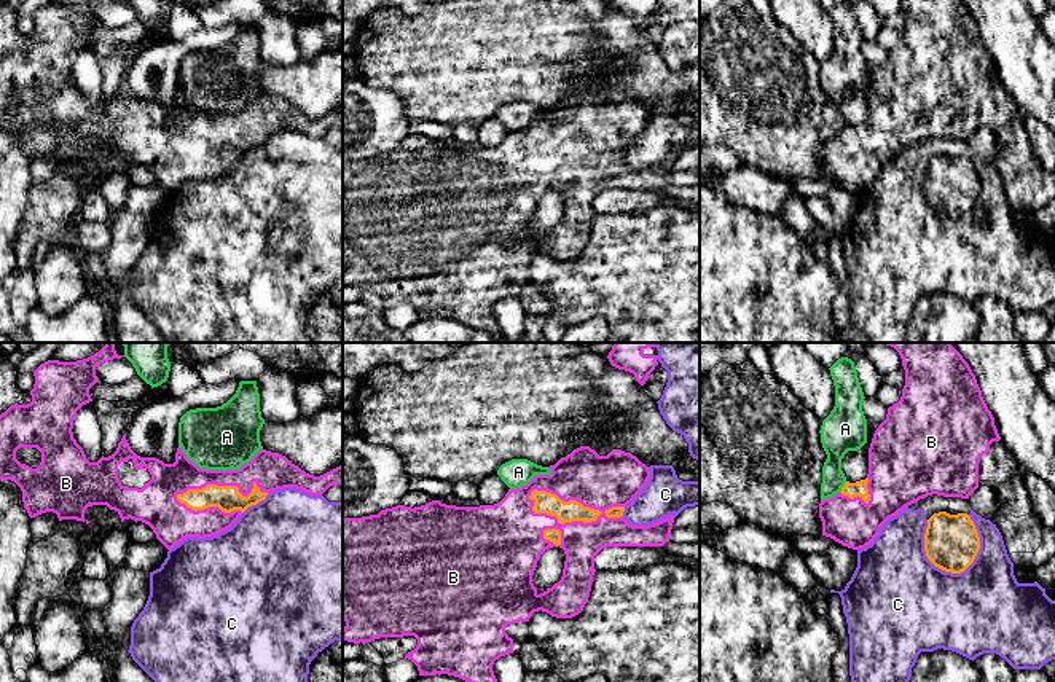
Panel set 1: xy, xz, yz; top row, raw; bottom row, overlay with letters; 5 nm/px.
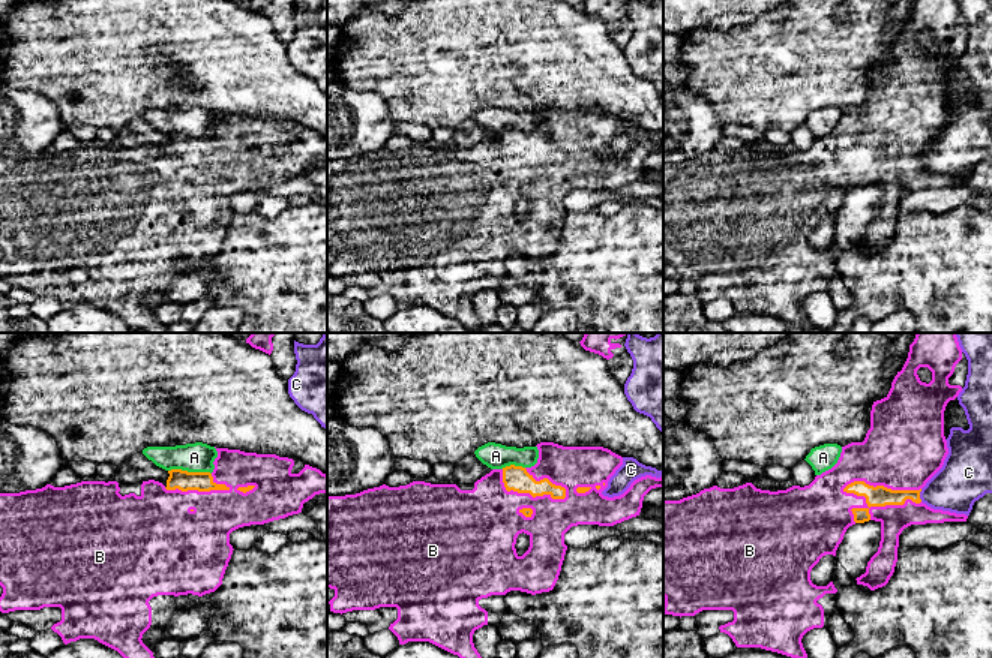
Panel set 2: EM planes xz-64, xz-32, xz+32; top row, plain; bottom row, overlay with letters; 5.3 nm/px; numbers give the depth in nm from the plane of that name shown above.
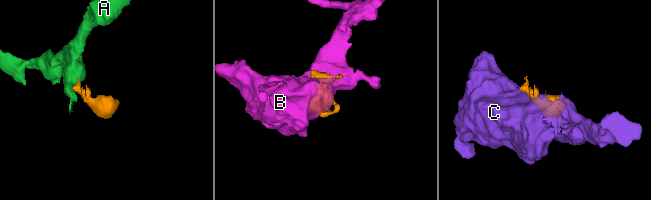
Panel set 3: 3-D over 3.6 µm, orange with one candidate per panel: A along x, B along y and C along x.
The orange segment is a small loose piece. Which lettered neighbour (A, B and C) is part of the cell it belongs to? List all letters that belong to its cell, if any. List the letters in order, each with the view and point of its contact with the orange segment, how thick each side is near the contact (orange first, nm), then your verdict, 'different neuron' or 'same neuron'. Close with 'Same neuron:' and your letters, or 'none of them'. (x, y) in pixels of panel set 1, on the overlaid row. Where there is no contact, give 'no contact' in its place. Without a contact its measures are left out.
A: yz (843, 486) | 80/170 nm | different neuron
B: xz (576, 501) | 110/280 nm | same neuron
C: yz (926, 555) | 280/480 nm | different neuron
Same neuron: B

